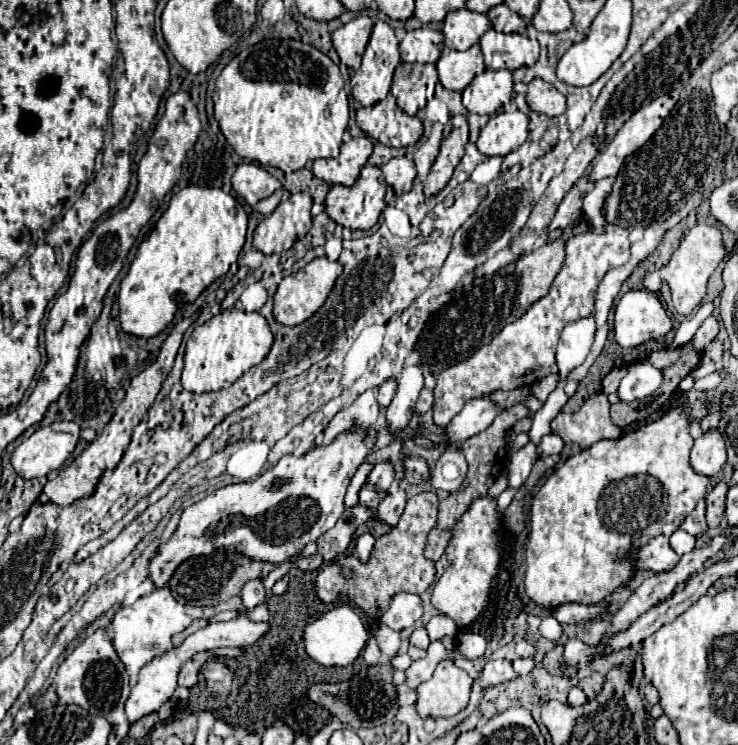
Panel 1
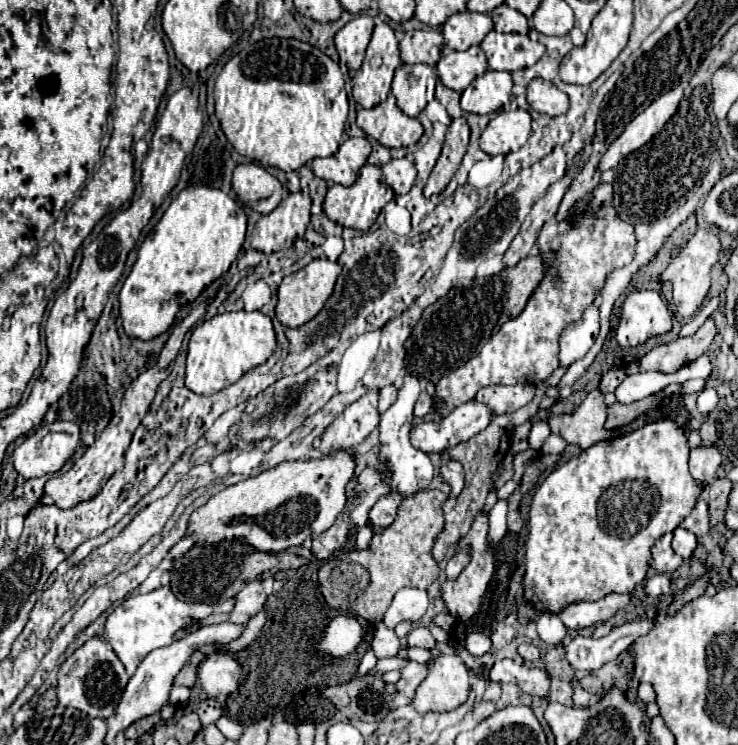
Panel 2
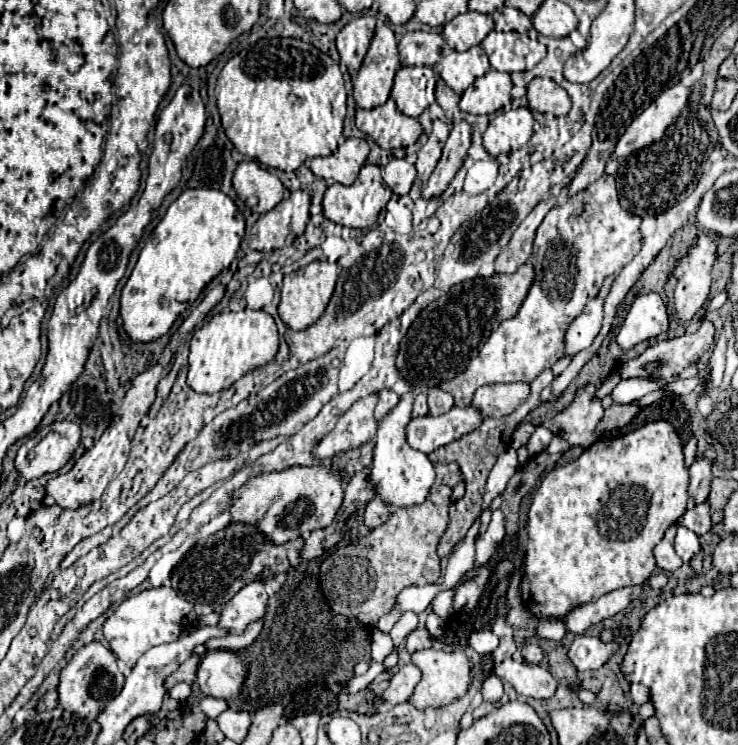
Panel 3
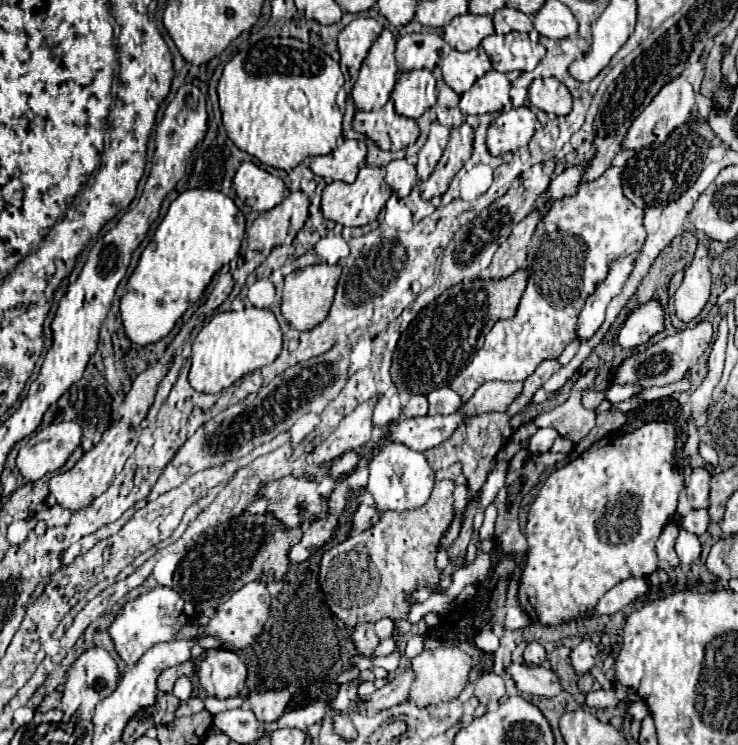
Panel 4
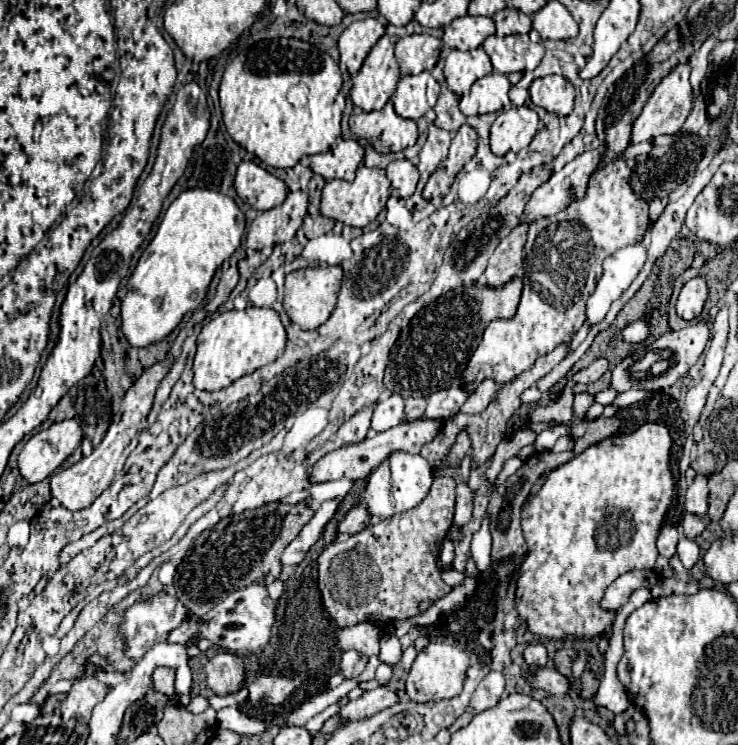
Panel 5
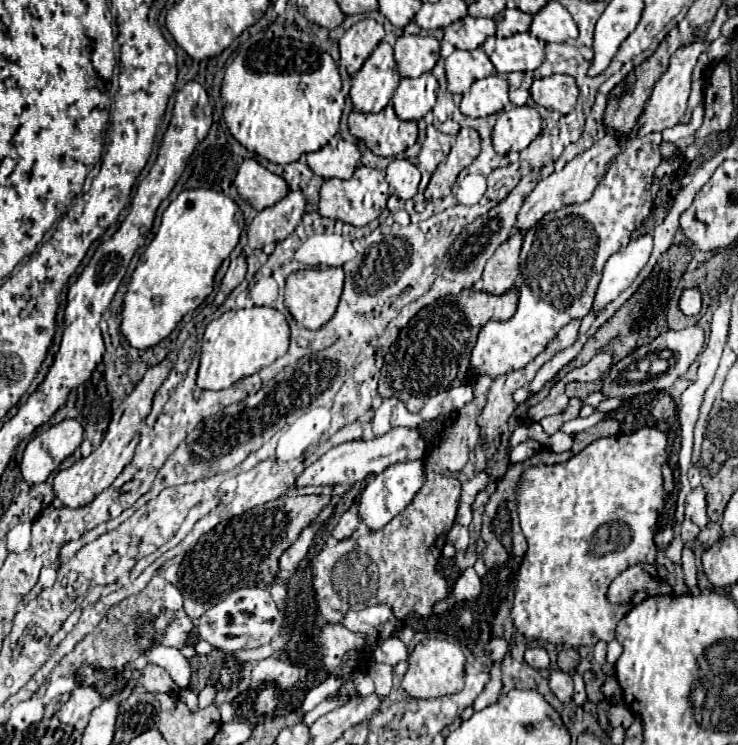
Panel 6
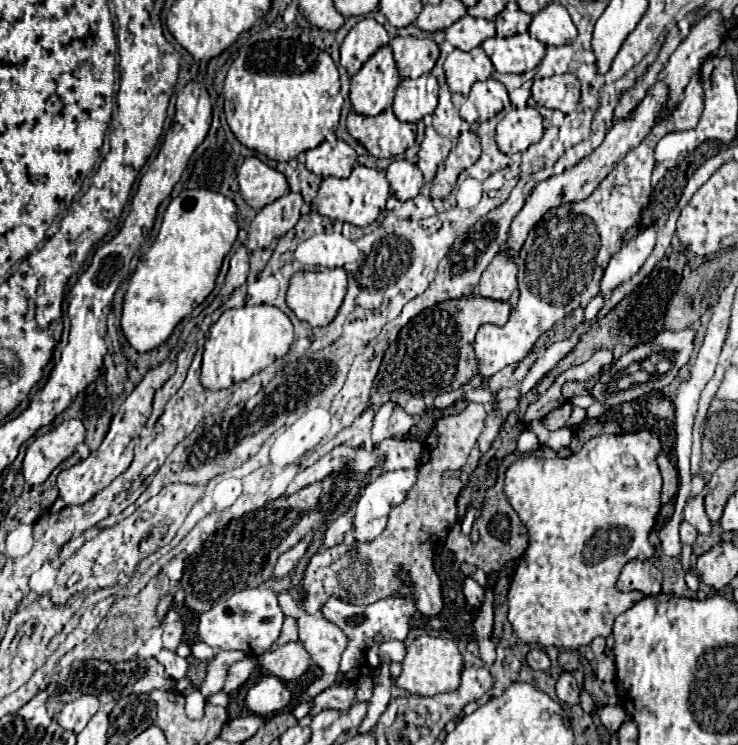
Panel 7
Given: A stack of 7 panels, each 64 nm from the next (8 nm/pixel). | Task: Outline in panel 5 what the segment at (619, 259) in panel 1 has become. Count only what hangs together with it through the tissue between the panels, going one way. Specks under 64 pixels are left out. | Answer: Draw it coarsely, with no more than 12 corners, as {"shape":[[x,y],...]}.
{"shape":[[622,154],[530,224],[524,290],[464,372],[510,382],[586,320],[616,250],[648,230]]}

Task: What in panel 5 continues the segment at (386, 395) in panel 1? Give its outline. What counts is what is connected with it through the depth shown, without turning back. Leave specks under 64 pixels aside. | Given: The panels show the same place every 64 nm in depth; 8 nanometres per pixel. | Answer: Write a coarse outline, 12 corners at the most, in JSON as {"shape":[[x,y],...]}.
{"shape":[[392,394],[376,404],[372,430],[404,422],[404,402]]}

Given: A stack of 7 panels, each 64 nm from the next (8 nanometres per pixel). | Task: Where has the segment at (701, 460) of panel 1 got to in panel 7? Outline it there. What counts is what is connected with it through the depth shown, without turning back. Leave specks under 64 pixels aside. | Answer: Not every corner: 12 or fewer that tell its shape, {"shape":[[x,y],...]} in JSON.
{"shape":[[704,498],[686,504],[684,520],[698,530],[710,534],[710,524],[704,512]]}

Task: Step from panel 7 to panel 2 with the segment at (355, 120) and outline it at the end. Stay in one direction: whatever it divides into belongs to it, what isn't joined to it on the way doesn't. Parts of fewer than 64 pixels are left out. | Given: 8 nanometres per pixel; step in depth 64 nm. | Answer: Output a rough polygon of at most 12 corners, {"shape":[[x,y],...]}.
{"shape":[[392,94],[358,110],[356,124],[382,146],[414,146],[418,118],[406,116]]}

